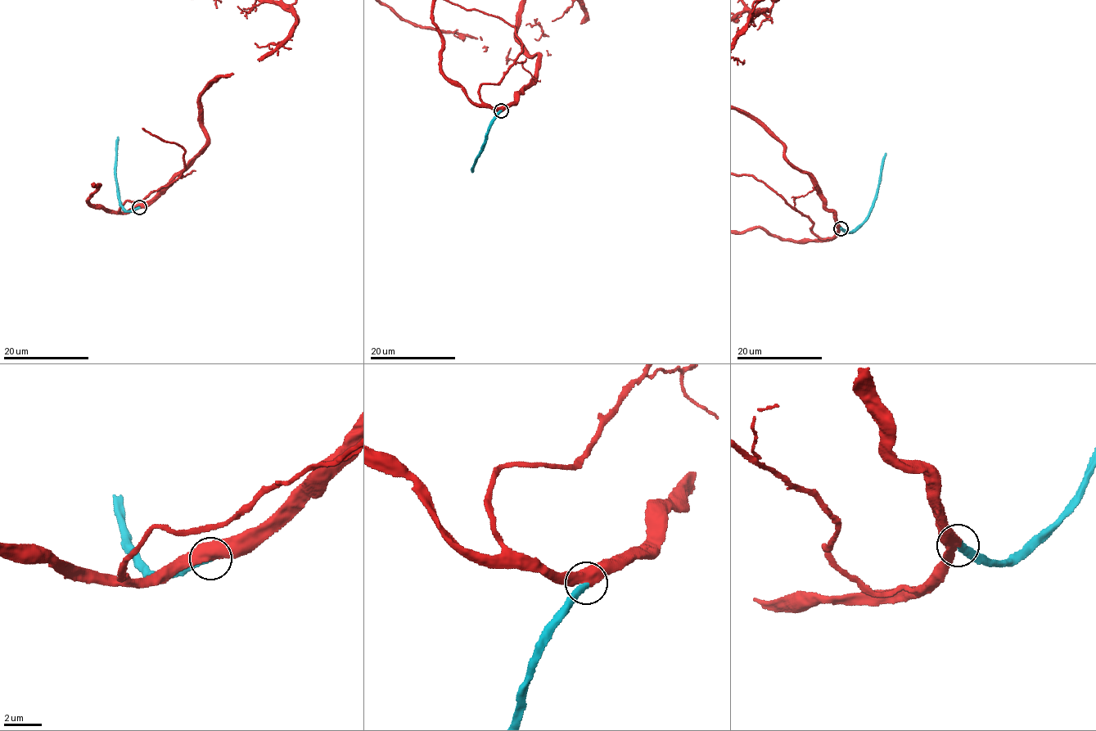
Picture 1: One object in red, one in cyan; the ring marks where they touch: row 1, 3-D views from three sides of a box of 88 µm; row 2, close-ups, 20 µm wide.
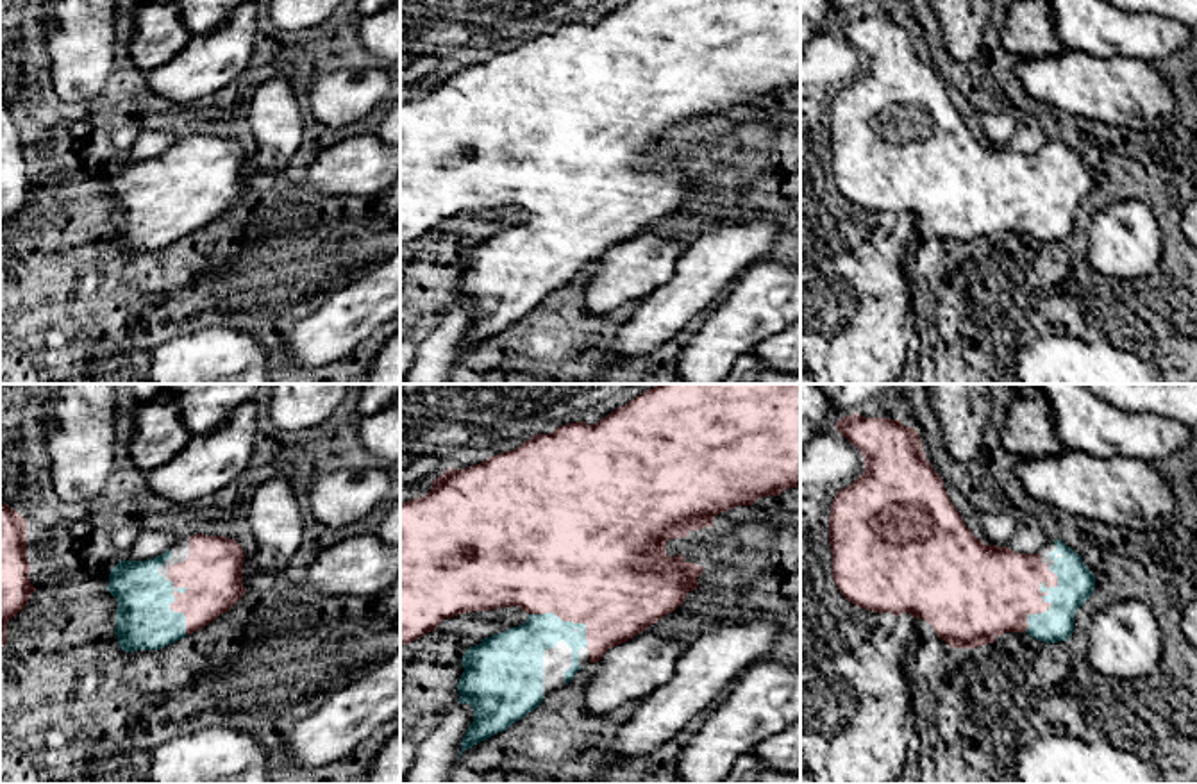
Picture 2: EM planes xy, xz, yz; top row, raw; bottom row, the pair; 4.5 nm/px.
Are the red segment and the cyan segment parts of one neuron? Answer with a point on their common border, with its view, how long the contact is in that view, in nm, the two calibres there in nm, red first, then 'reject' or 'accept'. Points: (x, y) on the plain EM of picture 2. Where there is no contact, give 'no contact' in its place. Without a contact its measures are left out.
meets red in yz at (1047, 202); contact 320 nm long; 380 nm thick on the red side, 170 nm on the other; accept

